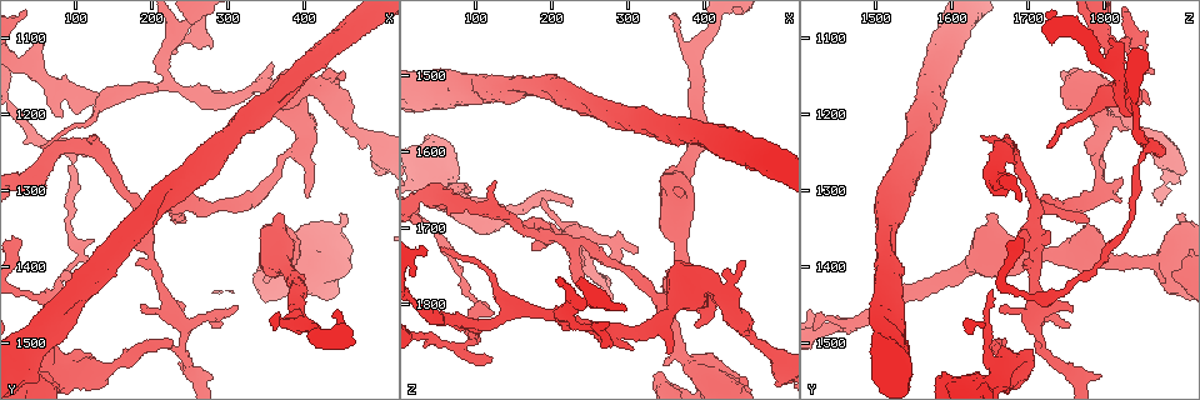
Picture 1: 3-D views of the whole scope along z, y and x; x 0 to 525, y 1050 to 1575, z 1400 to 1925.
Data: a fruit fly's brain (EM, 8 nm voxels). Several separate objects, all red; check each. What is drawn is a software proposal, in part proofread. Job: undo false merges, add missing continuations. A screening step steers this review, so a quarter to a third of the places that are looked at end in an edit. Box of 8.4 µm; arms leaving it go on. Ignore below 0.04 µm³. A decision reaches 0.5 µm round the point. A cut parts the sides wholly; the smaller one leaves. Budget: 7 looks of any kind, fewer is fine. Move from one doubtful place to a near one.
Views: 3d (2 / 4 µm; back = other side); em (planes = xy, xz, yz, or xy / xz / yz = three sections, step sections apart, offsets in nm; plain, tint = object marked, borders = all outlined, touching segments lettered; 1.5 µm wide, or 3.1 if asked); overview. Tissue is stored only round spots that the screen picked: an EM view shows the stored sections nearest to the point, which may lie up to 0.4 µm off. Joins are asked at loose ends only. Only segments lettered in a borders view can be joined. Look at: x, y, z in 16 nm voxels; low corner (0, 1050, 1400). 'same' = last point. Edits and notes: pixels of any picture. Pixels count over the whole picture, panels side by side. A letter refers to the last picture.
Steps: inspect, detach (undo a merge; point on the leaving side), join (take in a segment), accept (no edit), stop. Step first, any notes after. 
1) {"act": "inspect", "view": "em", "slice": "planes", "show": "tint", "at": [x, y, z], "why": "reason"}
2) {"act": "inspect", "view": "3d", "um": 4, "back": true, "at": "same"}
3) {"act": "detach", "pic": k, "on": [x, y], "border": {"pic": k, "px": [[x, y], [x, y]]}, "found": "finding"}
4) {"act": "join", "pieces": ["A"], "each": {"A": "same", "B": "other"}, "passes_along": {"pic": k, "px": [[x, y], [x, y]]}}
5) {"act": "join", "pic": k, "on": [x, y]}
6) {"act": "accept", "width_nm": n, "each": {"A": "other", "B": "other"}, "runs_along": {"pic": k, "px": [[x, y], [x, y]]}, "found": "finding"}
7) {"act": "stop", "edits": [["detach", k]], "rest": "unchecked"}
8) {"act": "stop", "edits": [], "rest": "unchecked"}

{"act": "inspect", "view": "em", "slice": "planes", "show": "borders", "at": [120, 1255, 1875], "why": "an open end"}

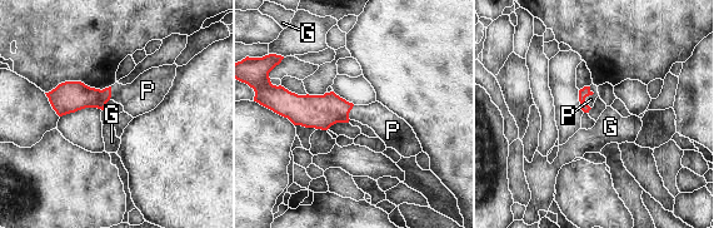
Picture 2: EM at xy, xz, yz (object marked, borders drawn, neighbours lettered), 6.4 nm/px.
{"act": "join", "pieces": ["P"], "each": {"G": "other", "P": "same"}, "passes_along": {"pic": 2, "px": [[585, 92], [587, 95], [590, 99]]}, "found": "the neuron continues"}

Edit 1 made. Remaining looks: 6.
{"act": "inspect", "view": "overview"}

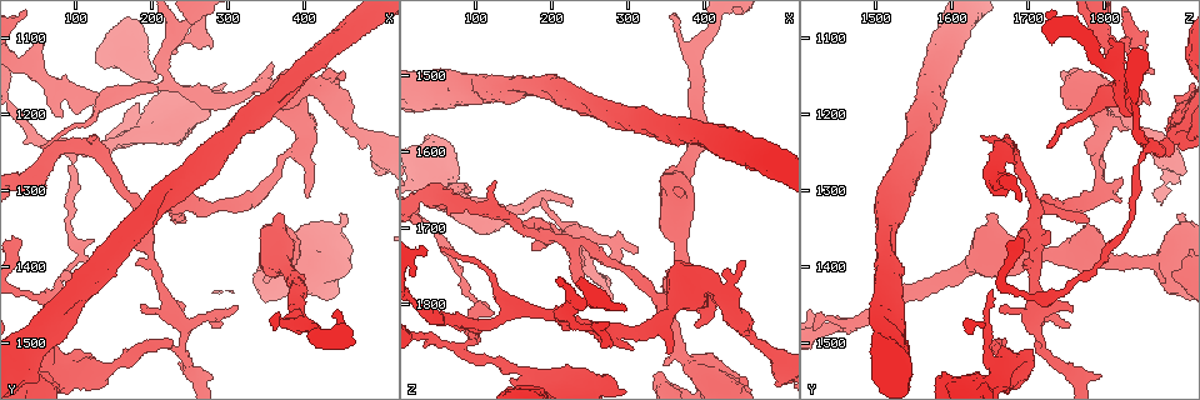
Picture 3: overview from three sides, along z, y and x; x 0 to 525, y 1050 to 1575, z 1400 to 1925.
{"act": "inspect", "view": "em", "slice": "planes", "show": "borders", "at": [230, 1500, 1670], "why": "long arm stops here"}

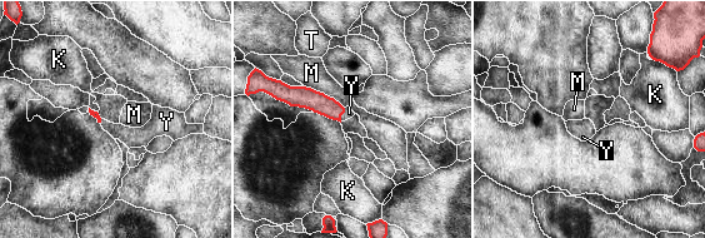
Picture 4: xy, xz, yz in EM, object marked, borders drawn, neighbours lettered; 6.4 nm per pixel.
{"act": "join", "pieces": ["Y"], "longest_contact_nm": ["M", 300], "each": {"K": "other", "M": "other", "T": "other", "Y": "same"}, "found": "the neuron continues"}

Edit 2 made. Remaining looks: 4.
{"act": "inspect", "view": "3d", "um": 4, "at": [360, 1390, 1860], "why": "sudden change in width"}

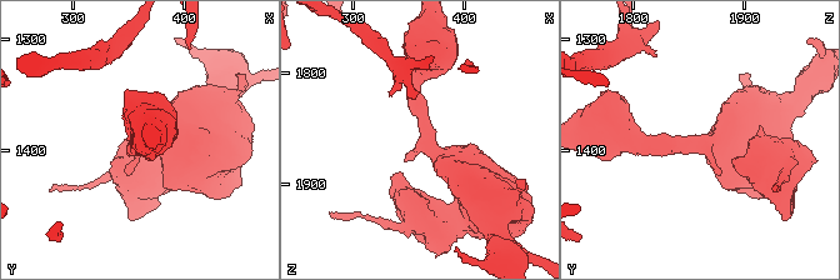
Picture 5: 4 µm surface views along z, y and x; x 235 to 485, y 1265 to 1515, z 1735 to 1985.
{"act": "inspect", "view": "em", "slice": "xz", "step": 8, "show": "tint", "at": [366, 1394, 1862]}

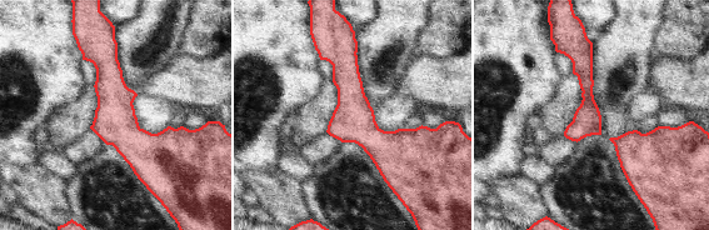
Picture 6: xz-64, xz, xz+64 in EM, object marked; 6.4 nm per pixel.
{"act": "inspect", "view": "em", "slice": "planes", "show": "borders", "at": "same", "why": "another direction"}

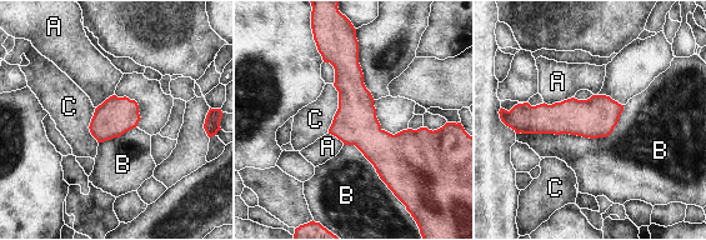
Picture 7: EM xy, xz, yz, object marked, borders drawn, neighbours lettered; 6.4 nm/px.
{"act": "accept", "width_nm": 240, "each": {"A": "other", "B": "other", "C": "other"}, "border": {"pic": 7, "px": [[625, 105], [605, 136], [516, 134]]}, "found": "continuous, no second neuron"}

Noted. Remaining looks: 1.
{"act": "stop", "edits": [["join", 2], ["join", 4]], "rest": "unchecked"}

